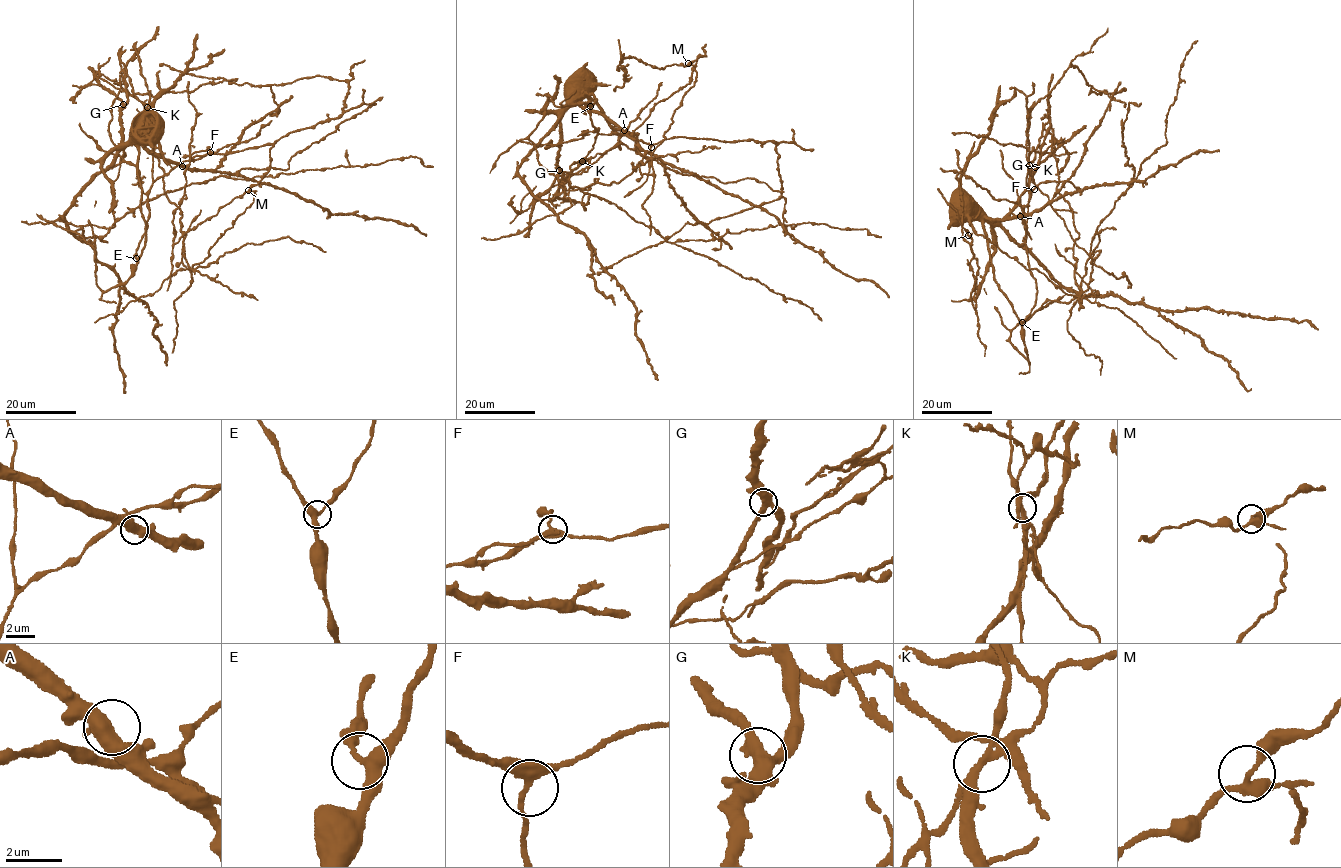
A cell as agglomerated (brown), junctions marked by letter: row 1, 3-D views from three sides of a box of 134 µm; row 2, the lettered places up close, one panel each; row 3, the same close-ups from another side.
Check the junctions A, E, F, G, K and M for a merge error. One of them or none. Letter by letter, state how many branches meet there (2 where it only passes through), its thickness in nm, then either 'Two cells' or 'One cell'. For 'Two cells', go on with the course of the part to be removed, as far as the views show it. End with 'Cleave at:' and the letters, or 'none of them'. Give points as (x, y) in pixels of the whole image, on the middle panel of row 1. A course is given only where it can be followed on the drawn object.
A: Branches: 4. Thickness 440 nm. One cell
E: Branches: 3. Thickness 300 nm. One cell
F: Branches: 3. Thickness 300 nm. One cell
G: Branches: 4. Thickness 400 nm. One cell
K: Branches: 4. Thickness 240 nm. Two cells. Course of the part to remove: (582, 161), (551, 199), (596, 178), (618, 183), (650, 160), (683, 174), (725, 183), (756, 179), (783, 191)
M: Branches: 3. Thickness 280 nm. One cell
Cleave at: K

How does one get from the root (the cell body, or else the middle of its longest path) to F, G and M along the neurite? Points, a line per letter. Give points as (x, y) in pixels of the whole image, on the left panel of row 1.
F: (146, 117), (153, 145), (154, 180), (166, 175), (182, 162), (200, 159), (210, 152)
G: (146, 117), (146, 109), (154, 100), (150, 94), (128, 95), (127, 103), (123, 104)
M: (146, 117), (119, 61), (126, 90), (144, 108), (165, 193), (182, 215), (190, 267), (254, 201), (248, 190)

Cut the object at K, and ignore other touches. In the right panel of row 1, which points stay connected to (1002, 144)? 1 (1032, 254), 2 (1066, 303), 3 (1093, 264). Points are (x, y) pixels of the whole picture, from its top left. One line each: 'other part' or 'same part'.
1: other part
2: other part
3: same part

